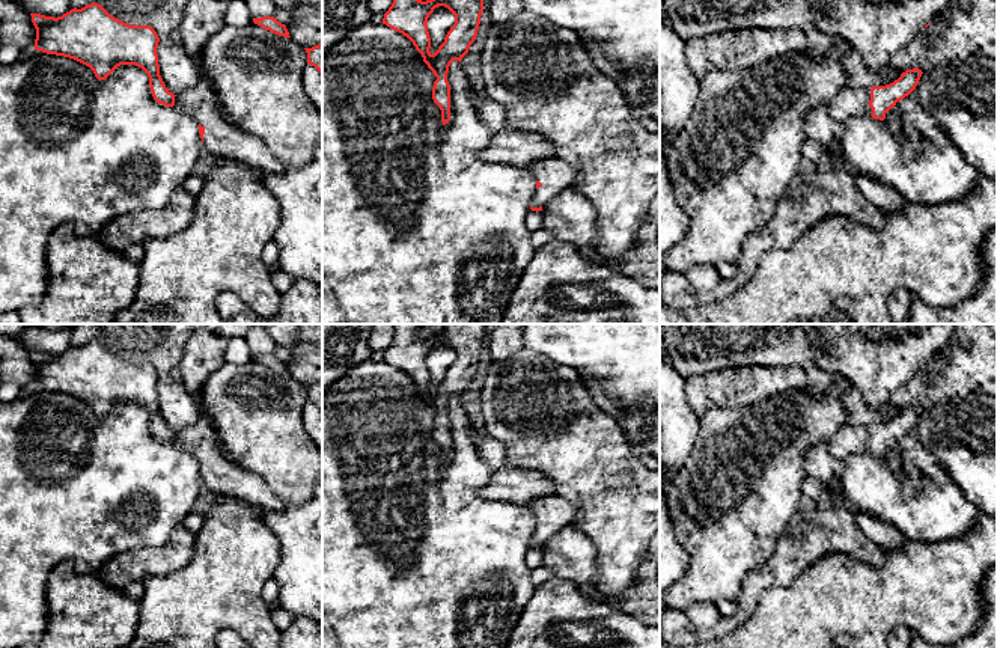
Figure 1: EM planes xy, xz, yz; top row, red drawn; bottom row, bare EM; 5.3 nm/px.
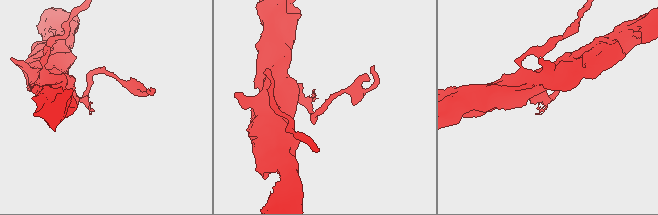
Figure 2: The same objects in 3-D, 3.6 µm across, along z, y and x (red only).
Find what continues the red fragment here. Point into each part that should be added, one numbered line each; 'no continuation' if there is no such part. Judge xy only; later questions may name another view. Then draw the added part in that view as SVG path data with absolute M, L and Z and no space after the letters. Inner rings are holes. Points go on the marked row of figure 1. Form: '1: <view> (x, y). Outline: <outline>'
1: xy (225, 140). Outline: M199 81L175 96L175 109L191 115L203 128L203 151L217 160L236 160L268 173L282 173L283 166L255 134L230 124L220 112L220 99L211 84Z

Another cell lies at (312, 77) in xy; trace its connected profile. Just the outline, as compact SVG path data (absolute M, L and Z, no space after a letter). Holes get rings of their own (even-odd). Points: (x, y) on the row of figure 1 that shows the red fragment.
M306 65L303 80L307 96L322 113L322 74L315 66Z

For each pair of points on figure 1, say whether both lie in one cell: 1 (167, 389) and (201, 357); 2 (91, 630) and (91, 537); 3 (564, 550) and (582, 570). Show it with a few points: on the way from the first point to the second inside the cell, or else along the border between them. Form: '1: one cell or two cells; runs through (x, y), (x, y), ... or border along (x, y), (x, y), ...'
1: two cells; border along (189, 339), (184, 347), (179, 372)
2: two cells; border along (56, 565), (67, 562), (79, 573), (97, 574)
3: one cell; runs through (568, 555), (579, 565)

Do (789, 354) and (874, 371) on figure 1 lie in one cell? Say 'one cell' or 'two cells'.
one cell

